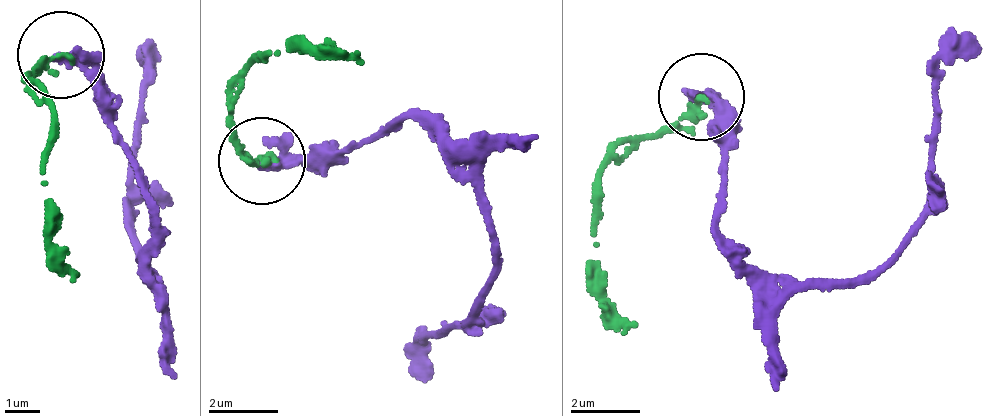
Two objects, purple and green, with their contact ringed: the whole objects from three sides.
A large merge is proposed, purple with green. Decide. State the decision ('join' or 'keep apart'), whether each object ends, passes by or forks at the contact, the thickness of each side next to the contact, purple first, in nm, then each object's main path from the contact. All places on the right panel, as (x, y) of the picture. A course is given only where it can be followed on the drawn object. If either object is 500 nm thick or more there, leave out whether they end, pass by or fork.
join; purple forks there; green ends there; 160 nm thick on the purple side, 190 nm on the other; purple runs (702, 99), (723, 127), (715, 230), (765, 272), (843, 281), (881, 265), (935, 198), (939, 60), (975, 33); green runs (702, 99), (665, 129), (631, 136), (597, 178), (597, 297), (633, 327)

